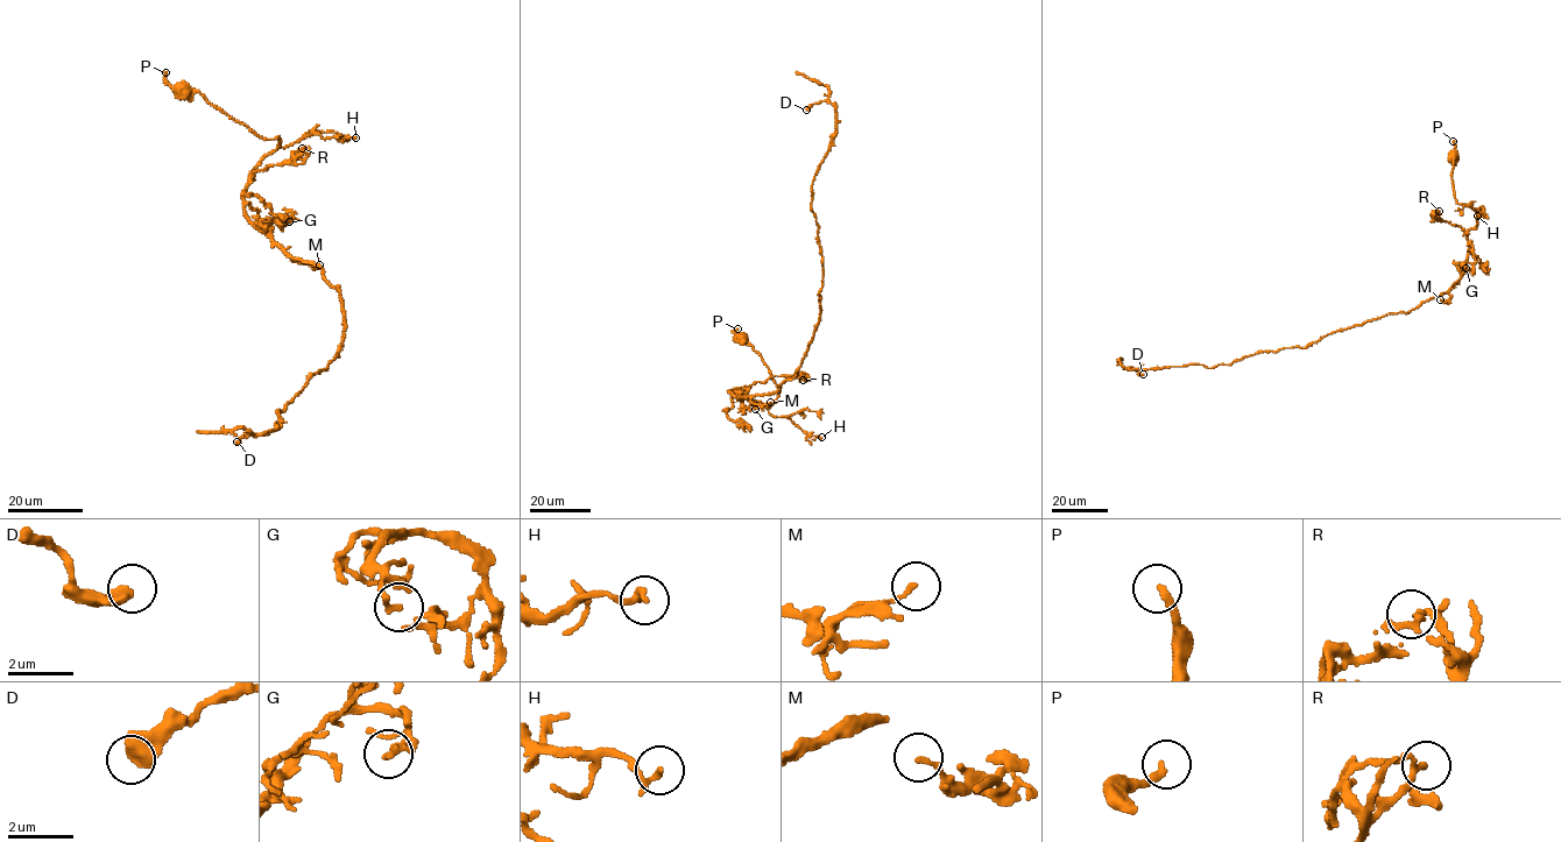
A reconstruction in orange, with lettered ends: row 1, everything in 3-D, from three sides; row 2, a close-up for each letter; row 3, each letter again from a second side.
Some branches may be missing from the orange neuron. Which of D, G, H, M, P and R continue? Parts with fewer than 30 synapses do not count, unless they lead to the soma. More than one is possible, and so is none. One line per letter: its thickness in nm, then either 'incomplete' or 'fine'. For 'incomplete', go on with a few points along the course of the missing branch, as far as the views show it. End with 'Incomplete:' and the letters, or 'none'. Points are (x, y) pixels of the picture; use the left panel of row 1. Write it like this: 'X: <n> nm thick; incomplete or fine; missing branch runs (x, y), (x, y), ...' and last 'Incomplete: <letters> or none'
D: 500 nm thick; fine
G: 170 nm thick; fine
H: 200 nm thick; fine
M: 150 nm thick; fine
P: 260 nm thick; fine
R: 90 nm thick; fine
Incomplete: none

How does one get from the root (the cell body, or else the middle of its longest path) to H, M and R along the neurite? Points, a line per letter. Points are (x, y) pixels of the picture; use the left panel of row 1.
H: (183, 91), (198, 92), (262, 138), (280, 136), (278, 147), (292, 144), (310, 131), (355, 138)
M: (183, 91), (198, 92), (262, 138), (280, 136), (277, 148), (251, 172), (245, 214), (294, 261), (319, 264)
R: (183, 91), (198, 92), (262, 138), (280, 136), (253, 177), (270, 164), (301, 164), (302, 148)

